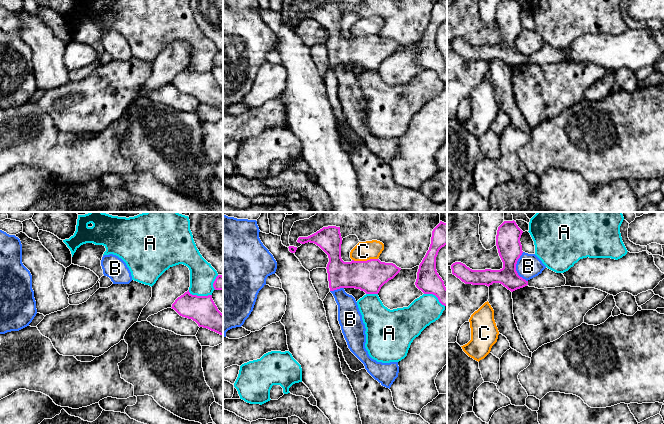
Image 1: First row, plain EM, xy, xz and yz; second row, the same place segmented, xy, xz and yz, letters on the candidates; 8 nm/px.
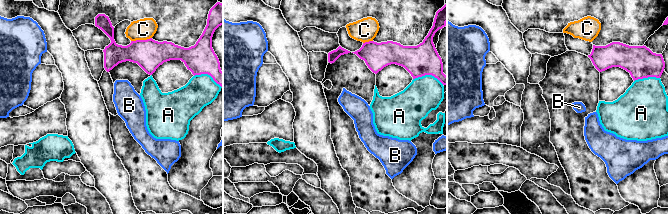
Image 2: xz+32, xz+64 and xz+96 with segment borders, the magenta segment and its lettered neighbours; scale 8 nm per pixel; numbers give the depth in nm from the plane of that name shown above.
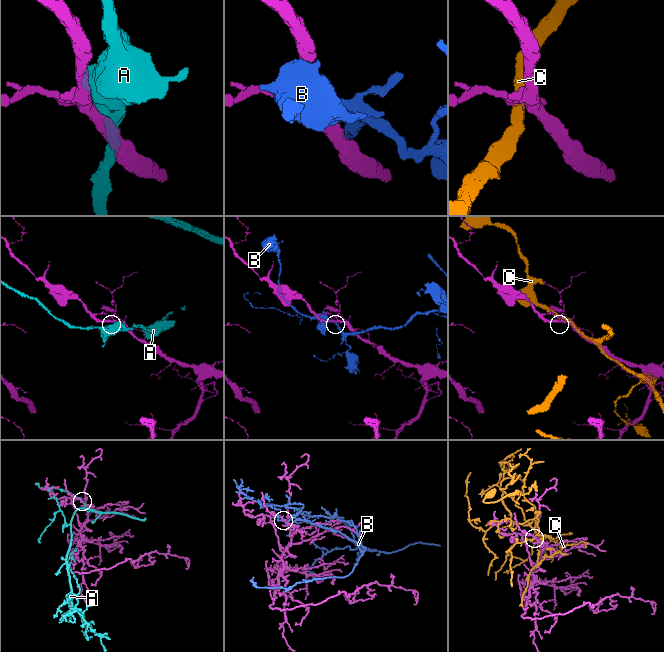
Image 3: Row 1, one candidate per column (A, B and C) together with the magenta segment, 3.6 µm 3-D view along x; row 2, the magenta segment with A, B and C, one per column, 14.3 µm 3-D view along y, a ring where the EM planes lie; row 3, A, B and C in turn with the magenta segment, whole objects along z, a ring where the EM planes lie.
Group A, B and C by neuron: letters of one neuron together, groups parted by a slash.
A / B / C

